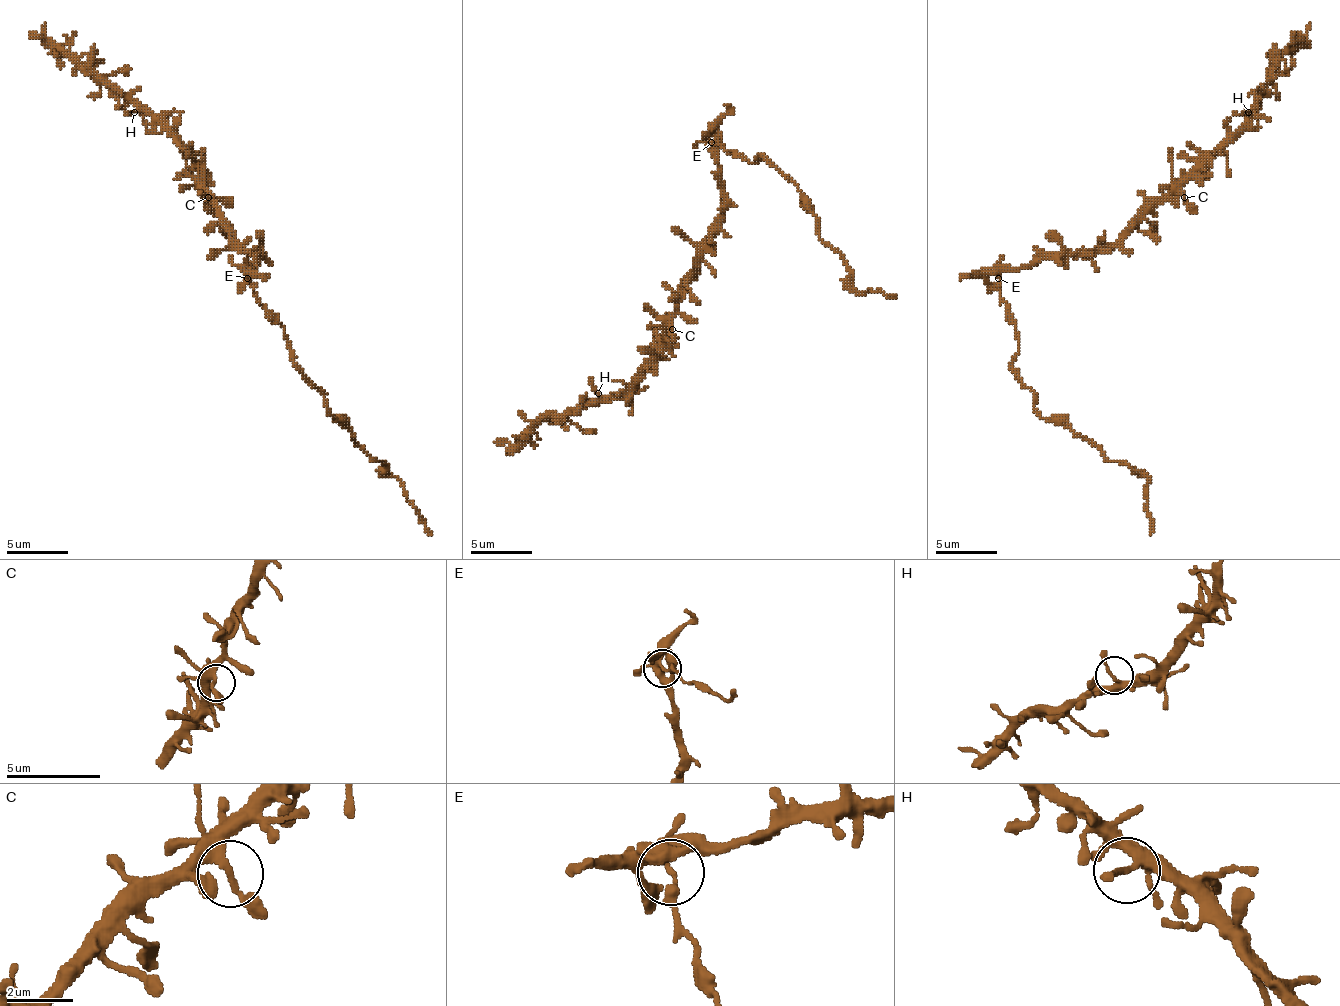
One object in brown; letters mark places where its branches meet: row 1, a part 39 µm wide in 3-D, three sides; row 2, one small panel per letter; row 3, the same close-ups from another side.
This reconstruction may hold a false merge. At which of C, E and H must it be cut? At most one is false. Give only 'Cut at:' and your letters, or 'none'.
Cut at: E

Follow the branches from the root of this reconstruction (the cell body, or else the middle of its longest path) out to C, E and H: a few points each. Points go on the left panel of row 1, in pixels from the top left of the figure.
C: (260, 259), (247, 256), (235, 243), (232, 228), (217, 213), (214, 201), (208, 194), (208, 197)
E: (260, 259), (247, 277)
H: (260, 259), (235, 243), (232, 228), (204, 188), (201, 167), (149, 115), (134, 112)

